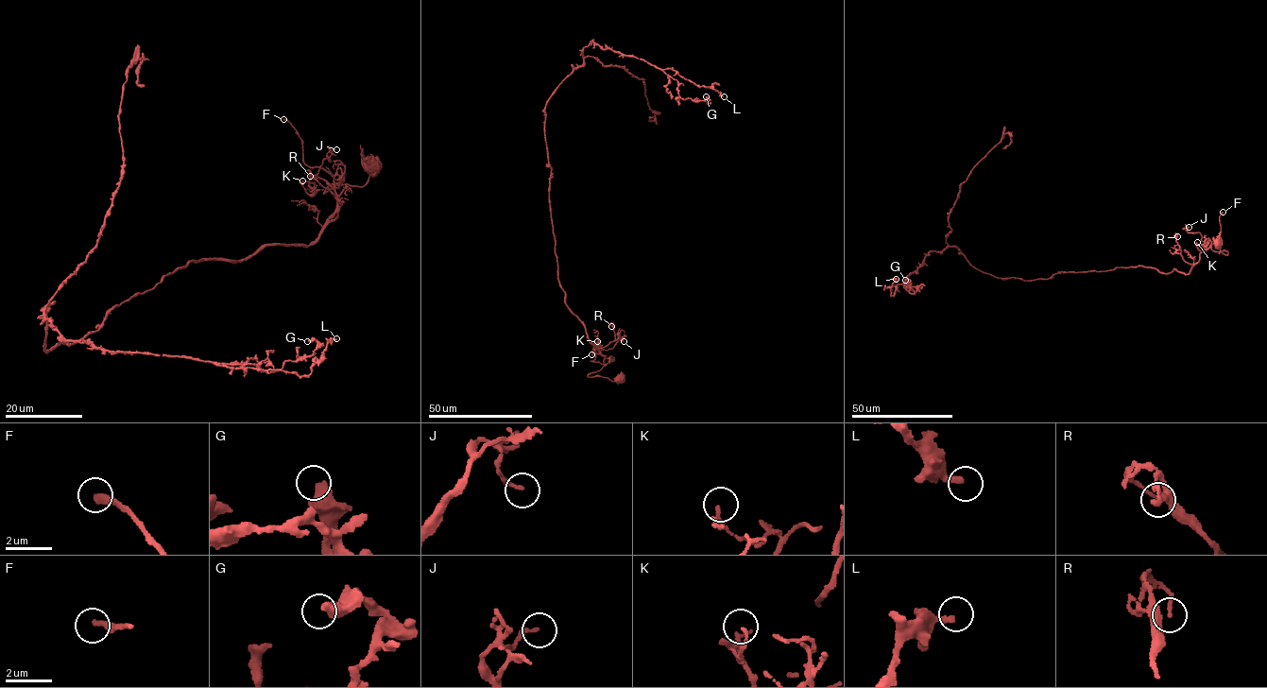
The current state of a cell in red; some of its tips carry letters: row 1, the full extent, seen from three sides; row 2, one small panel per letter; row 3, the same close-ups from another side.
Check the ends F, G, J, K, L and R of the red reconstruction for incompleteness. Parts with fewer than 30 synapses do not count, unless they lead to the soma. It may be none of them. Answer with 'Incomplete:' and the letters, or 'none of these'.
Incomplete: none of these

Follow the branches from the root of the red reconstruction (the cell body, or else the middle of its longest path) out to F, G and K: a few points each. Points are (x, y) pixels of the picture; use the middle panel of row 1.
F: (619, 379), (612, 381), (602, 376), (588, 376), (607, 365), (590, 361), (596, 356), (591, 354)
G: (619, 379), (588, 376), (606, 355), (558, 280), (545, 104), (593, 42), (661, 69), (680, 97), (706, 96)
K: (619, 379), (612, 381), (602, 376), (588, 376), (607, 365), (602, 354), (592, 352), (597, 341)

